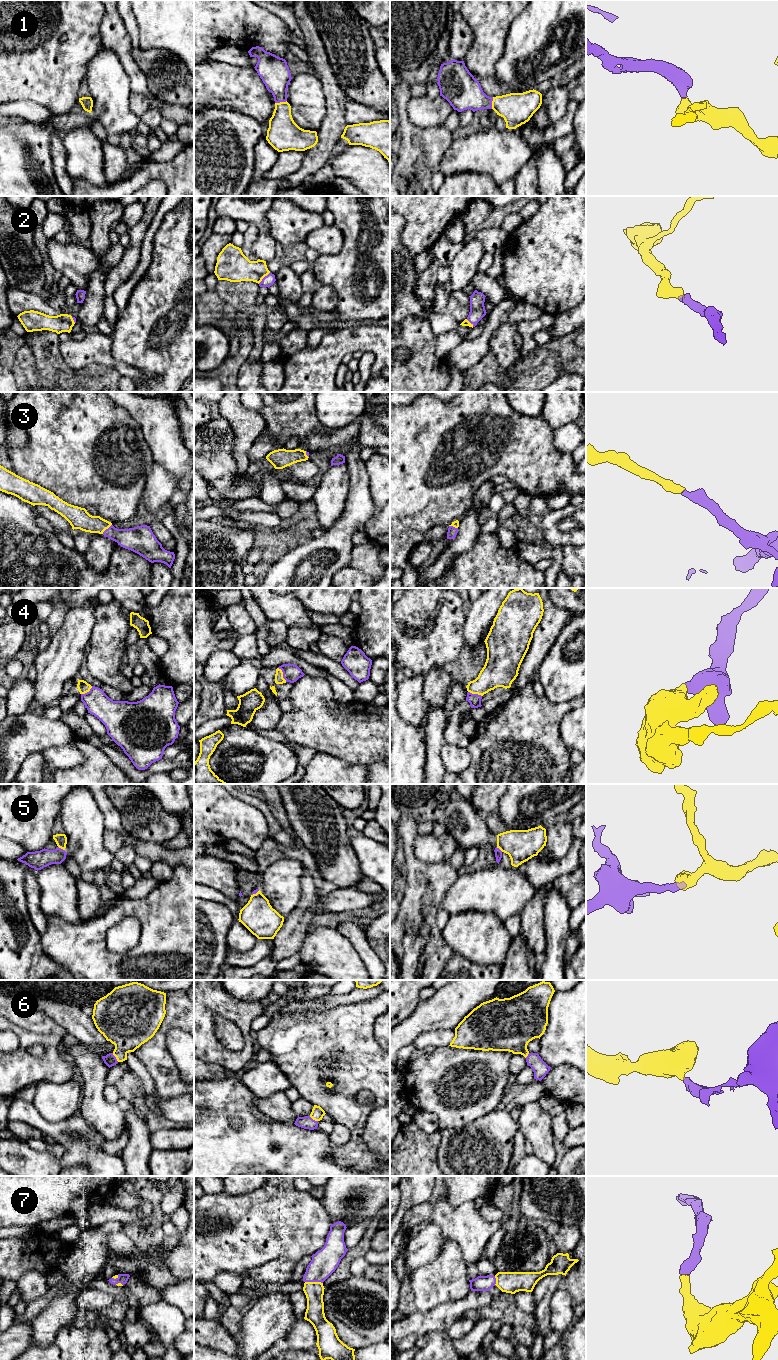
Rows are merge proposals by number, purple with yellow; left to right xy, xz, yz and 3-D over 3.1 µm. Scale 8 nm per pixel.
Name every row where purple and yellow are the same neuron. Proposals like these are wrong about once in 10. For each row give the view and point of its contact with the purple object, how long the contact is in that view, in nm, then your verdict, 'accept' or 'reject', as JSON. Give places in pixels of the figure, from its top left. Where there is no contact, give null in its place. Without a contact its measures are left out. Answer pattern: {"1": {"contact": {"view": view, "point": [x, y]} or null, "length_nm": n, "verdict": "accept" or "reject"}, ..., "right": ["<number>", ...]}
{"1": {"contact": {"view": "xz", "point": [280, 101]}, "length_nm": 100, "verdict": "accept"}, "2": {"contact": {"view": "xz", "point": [263, 278]}, "length_nm": 130, "verdict": "accept"}, "3": {"contact": {"view": "xy", "point": [106, 529]}, "length_nm": 110, "verdict": "accept"}, "4": {"contact": {"view": "xz", "point": [283, 674]}, "length_nm": 140, "verdict": "accept"}, "5": {"contact": {"view": "xy", "point": [60, 848]}, "length_nm": 70, "verdict": "reject"}, "6": {"contact": {"view": "xy", "point": [115, 1057]}, "length_nm": 90, "verdict": "accept"}, "7": {"contact": {"view": "xz", "point": [314, 1281]}, "length_nm": 140, "verdict": "accept"}, "right": ["1", "2", "3", "4", "6", "7"]}

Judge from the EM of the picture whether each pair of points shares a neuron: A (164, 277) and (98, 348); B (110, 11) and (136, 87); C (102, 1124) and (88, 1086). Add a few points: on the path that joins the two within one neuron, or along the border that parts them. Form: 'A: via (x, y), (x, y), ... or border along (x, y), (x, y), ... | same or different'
A: border along (109, 336), (110, 352), (117, 358) | different
B: via (114, 30), (114, 36), (120, 42), (131, 68) | same
C: via (101, 1115), (93, 1107), (92, 1095) | same

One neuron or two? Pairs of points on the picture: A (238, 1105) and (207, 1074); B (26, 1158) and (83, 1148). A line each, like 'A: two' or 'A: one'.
A: two
B: two

